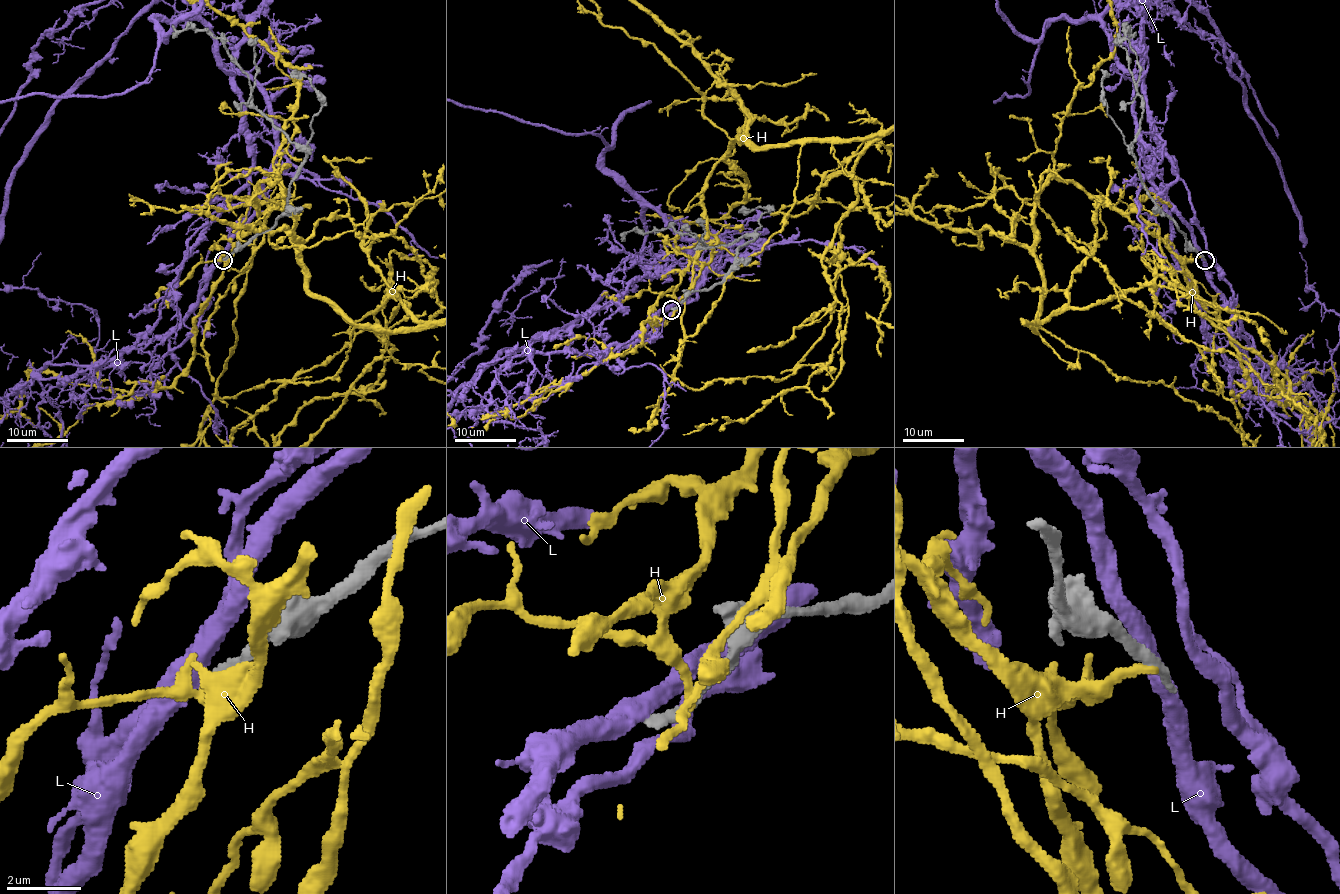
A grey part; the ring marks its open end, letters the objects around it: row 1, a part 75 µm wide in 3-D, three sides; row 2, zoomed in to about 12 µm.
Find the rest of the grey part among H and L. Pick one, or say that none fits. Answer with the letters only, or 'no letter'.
no letter

